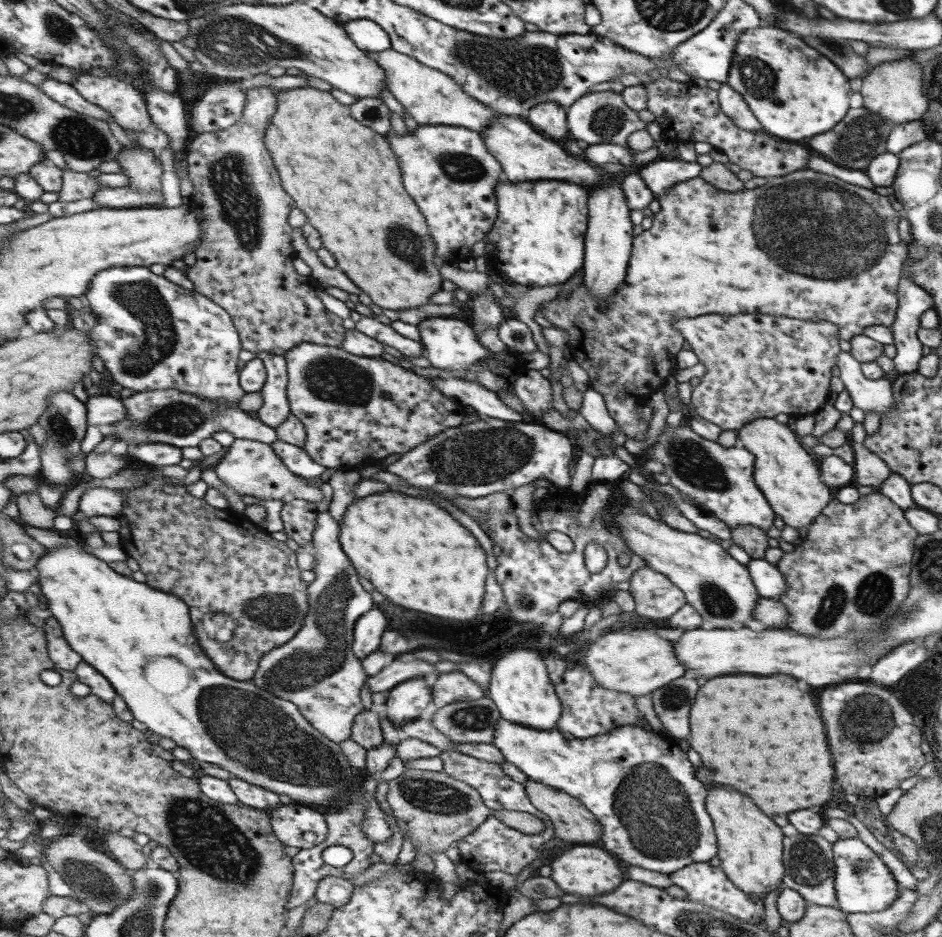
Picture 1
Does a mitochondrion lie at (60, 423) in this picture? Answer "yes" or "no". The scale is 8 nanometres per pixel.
yes

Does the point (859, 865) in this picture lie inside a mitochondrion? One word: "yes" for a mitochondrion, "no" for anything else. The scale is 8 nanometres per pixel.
yes

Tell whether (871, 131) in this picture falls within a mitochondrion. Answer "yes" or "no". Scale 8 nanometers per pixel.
yes

